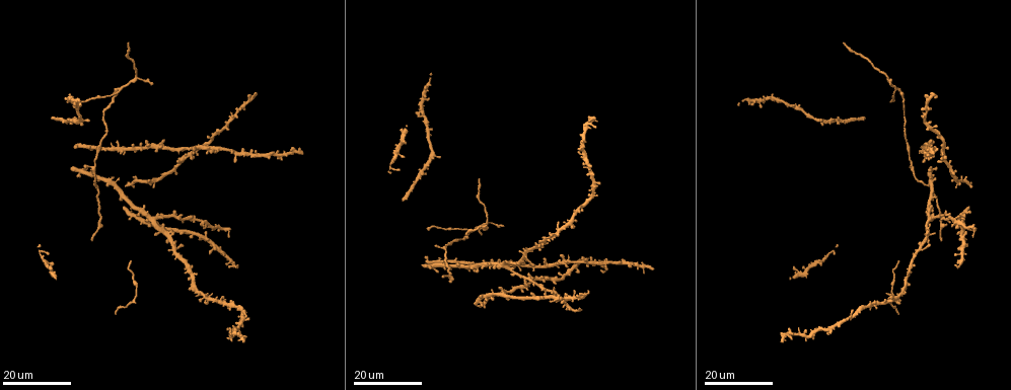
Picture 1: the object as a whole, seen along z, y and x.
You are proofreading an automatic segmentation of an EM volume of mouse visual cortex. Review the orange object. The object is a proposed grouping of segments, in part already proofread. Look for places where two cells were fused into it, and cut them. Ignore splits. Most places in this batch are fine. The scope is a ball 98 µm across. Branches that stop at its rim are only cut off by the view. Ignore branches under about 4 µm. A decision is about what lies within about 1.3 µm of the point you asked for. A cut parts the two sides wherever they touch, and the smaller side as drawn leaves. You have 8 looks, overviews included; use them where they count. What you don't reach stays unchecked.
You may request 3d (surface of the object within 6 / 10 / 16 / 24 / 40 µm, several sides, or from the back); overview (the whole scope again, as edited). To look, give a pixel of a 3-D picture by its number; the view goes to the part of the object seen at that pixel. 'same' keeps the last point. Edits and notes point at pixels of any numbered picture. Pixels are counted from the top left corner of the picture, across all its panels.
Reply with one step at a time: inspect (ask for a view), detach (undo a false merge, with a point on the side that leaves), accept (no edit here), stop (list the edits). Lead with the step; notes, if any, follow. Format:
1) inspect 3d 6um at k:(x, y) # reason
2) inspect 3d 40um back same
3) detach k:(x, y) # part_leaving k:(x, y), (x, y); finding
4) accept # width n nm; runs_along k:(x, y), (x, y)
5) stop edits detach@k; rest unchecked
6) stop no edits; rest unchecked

inspect 3d 16um at 1:(103, 139) # a narrow waist

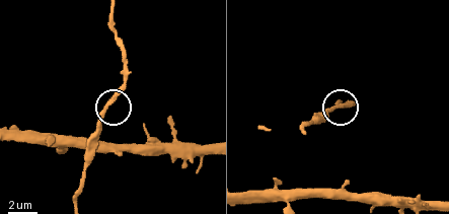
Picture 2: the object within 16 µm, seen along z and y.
inspect 3d 10um at 2:(337, 106) # zoom in

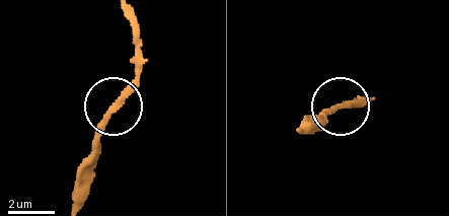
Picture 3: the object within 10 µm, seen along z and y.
accept # continuous, no second cell

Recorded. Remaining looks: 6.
inspect 3d 24um at 1:(152, 225)

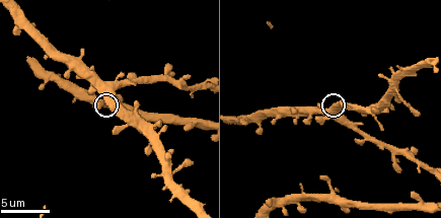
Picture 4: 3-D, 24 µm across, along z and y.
inspect 3d 6um at 4:(106, 96)

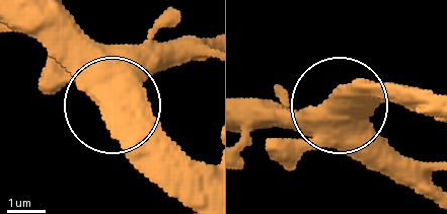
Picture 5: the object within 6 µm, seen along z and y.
accept # side_arm 79 um; runs_along 5:(244, 127), (312, 127), (379, 97), (435, 97); one cell here

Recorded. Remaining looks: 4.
inspect 3d 24um at 1:(135, 76) # three-way junction

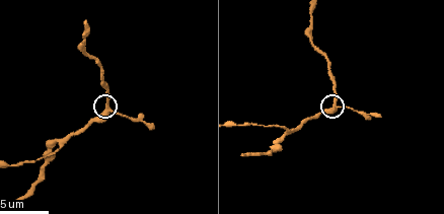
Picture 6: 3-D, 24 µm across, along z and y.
inspect 3d 10um at 6:(107, 109)

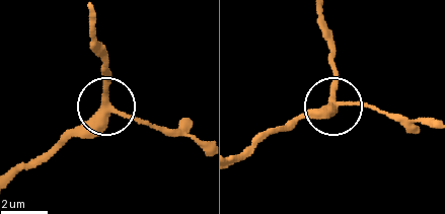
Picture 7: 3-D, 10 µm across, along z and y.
accept # width 280 nm; runs_along 7:(237, 160), (301, 118), (342, 104), (386, 111); one cell here

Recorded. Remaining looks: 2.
inspect 3d 24um at 1:(453, 260) # two arms in line, one across

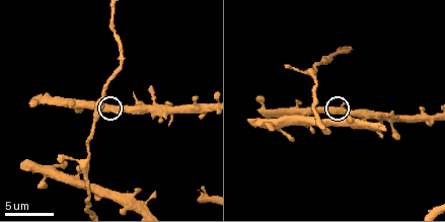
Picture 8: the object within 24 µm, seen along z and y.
inspect 3d 6um at 8:(112, 108) # zoom in

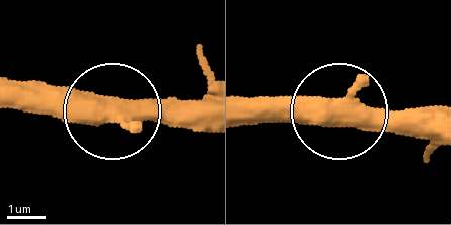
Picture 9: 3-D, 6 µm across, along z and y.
accept # width 430 nm; continuous, no second cell

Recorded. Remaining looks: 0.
stop no edits; rest unchecked

